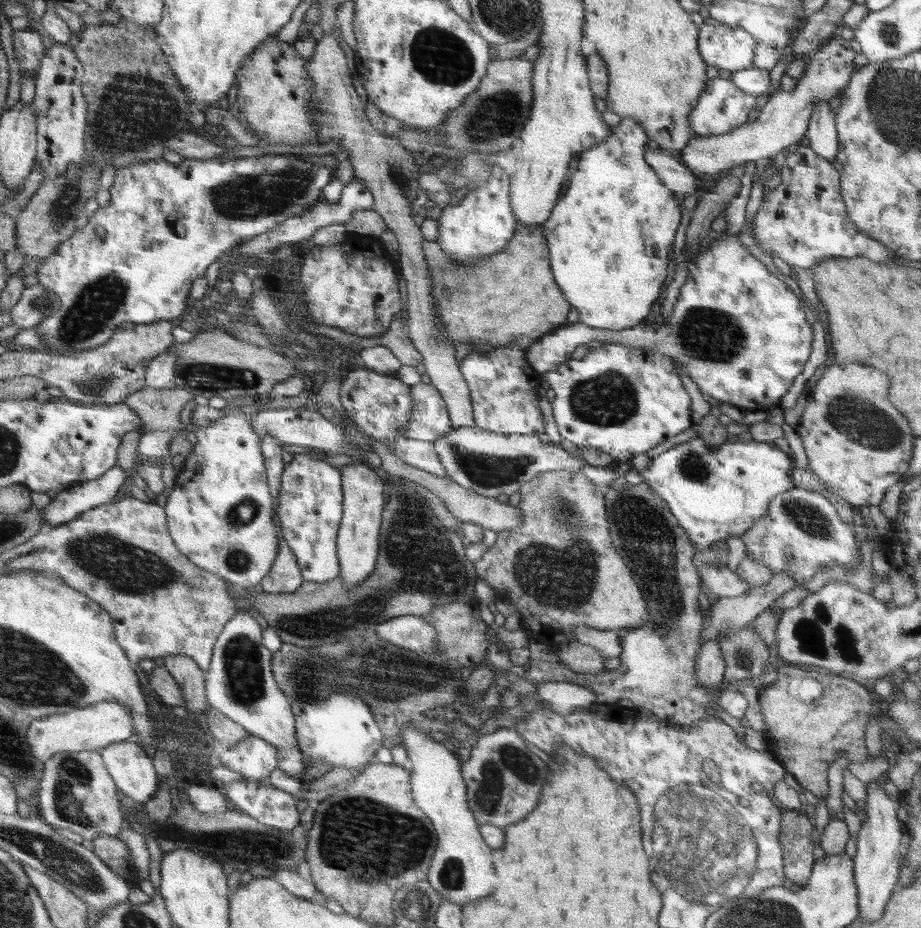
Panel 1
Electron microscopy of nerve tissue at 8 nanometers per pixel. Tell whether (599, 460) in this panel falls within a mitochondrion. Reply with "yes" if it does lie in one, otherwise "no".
no

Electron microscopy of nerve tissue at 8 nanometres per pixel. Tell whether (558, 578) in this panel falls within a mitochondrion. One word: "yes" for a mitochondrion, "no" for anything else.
yes

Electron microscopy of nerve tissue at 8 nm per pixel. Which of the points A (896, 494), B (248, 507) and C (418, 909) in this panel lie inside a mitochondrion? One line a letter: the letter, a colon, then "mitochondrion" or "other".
A: other
B: mitochondrion
C: mitochondrion

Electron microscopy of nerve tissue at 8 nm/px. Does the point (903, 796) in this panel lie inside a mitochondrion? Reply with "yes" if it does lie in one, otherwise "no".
no

